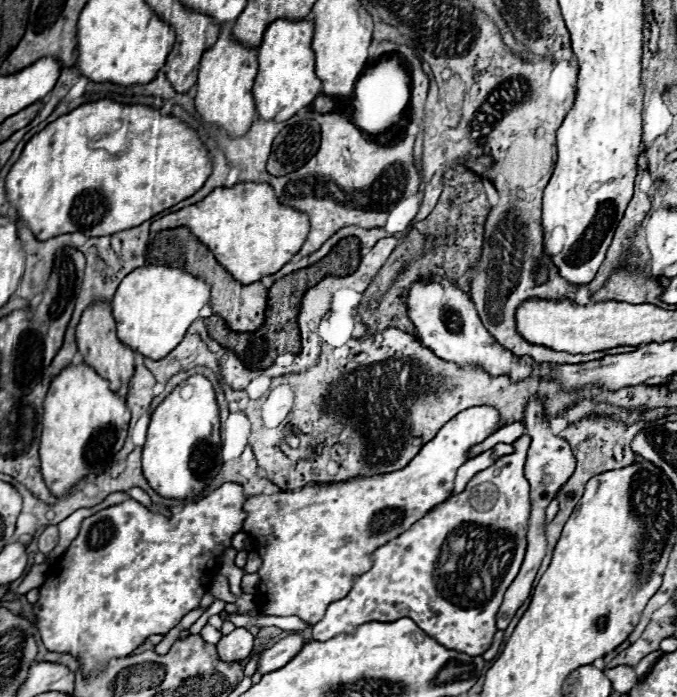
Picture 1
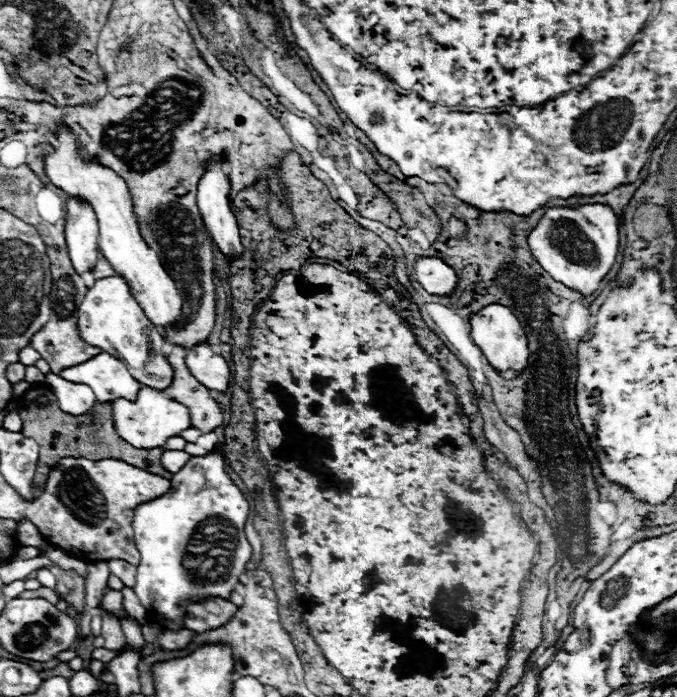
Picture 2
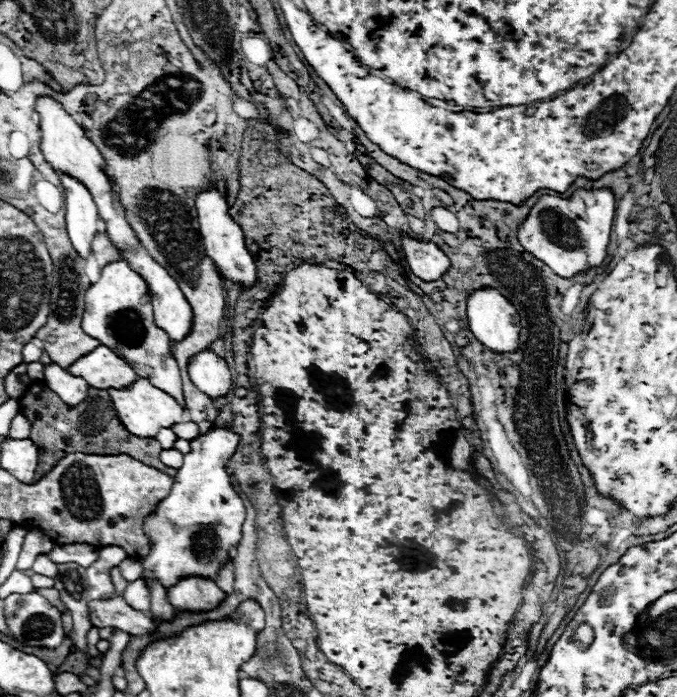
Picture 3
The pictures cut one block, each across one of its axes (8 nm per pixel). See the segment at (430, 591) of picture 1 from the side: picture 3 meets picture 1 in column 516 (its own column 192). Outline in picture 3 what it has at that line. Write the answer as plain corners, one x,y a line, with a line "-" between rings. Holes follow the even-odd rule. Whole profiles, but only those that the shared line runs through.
230,424
224,428
210,428
206,434
190,440
190,452
184,454
184,464
174,476
170,494
158,504
156,514
148,516
144,524
154,542
150,556
142,562
146,584
150,570
166,590
182,576
198,574
214,580
218,566
226,562
232,548
242,538
246,508
242,498
234,492
226,472
226,462
236,452
238,442
240,436

